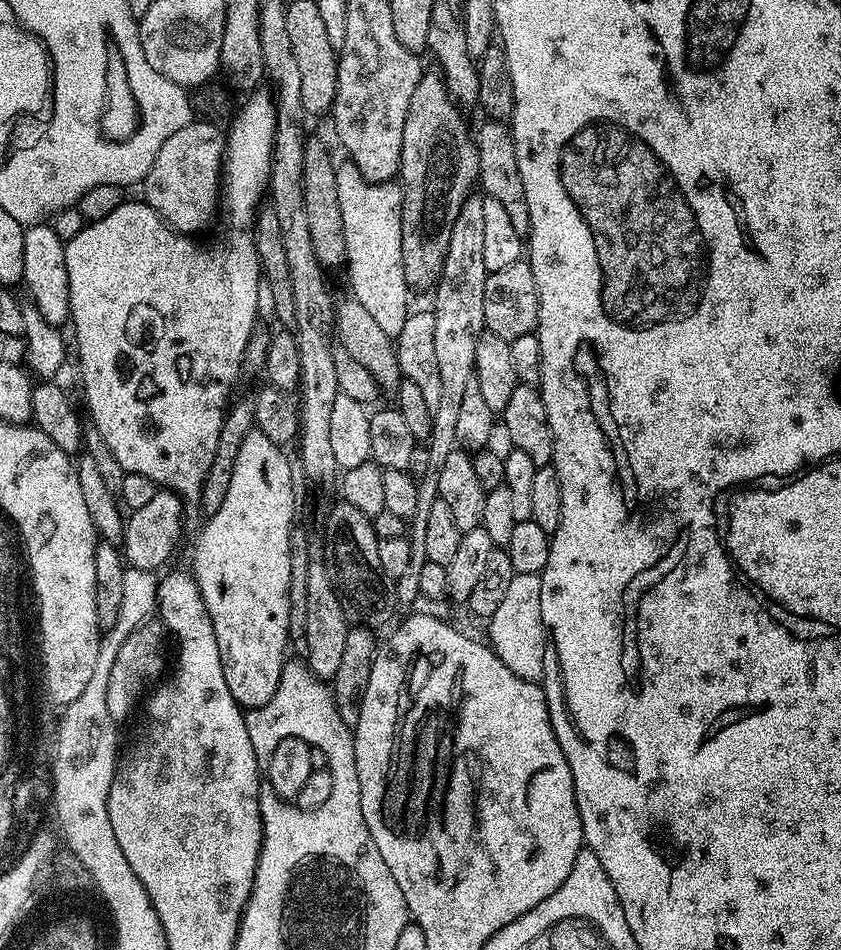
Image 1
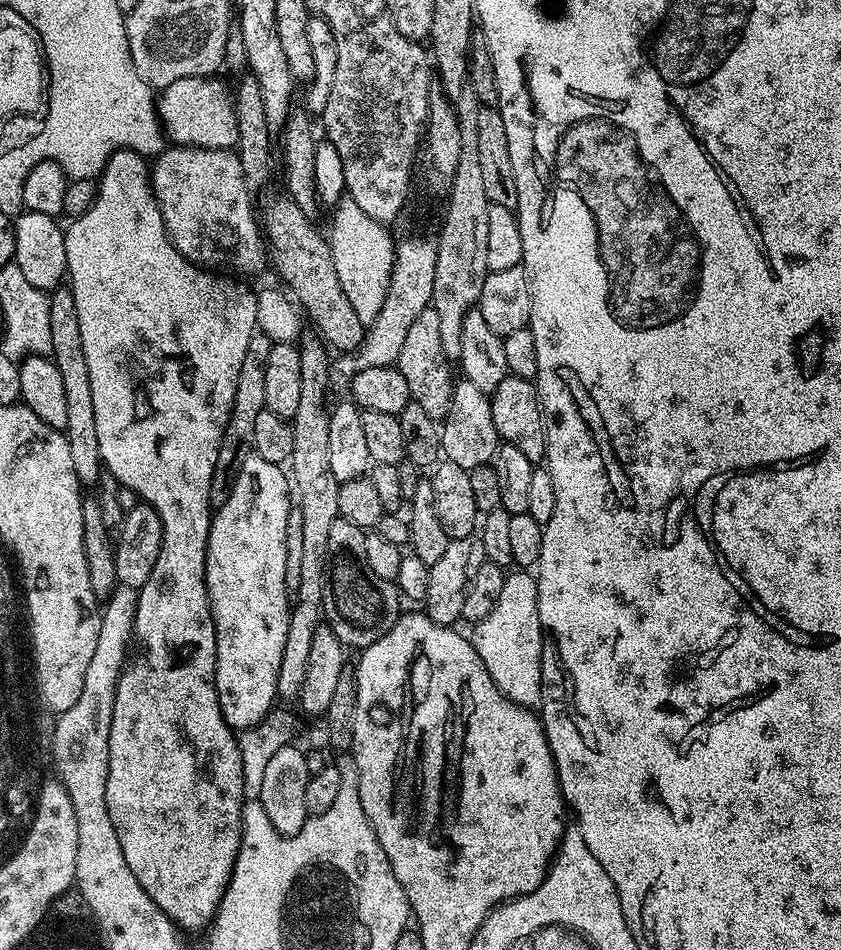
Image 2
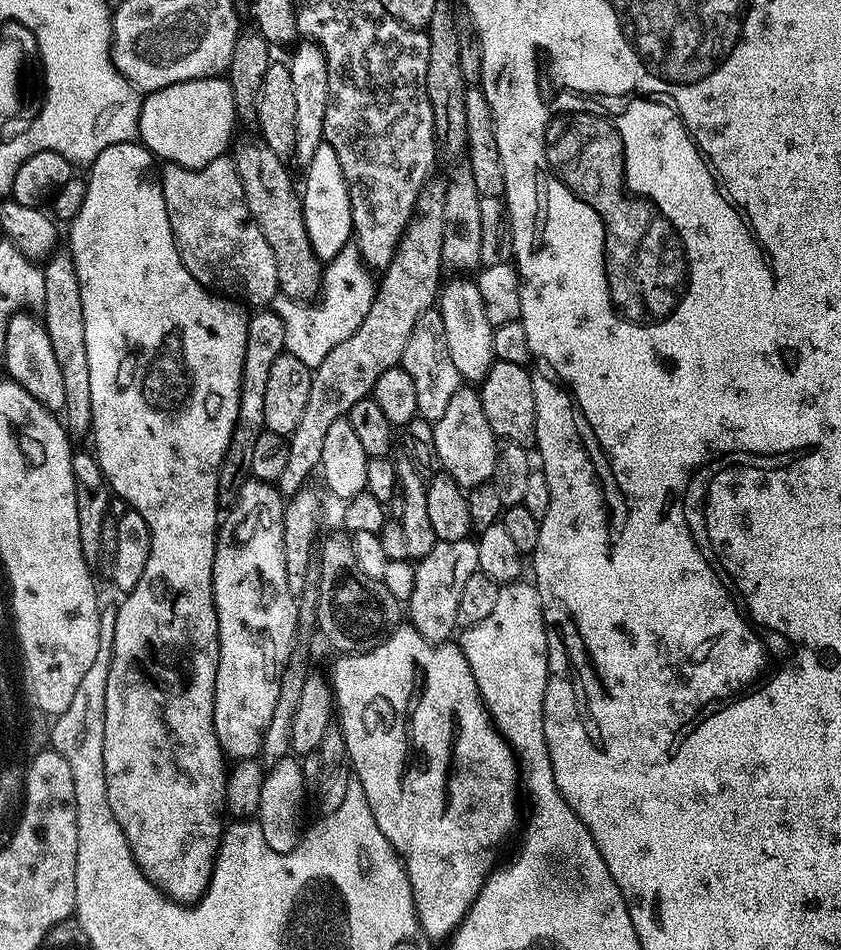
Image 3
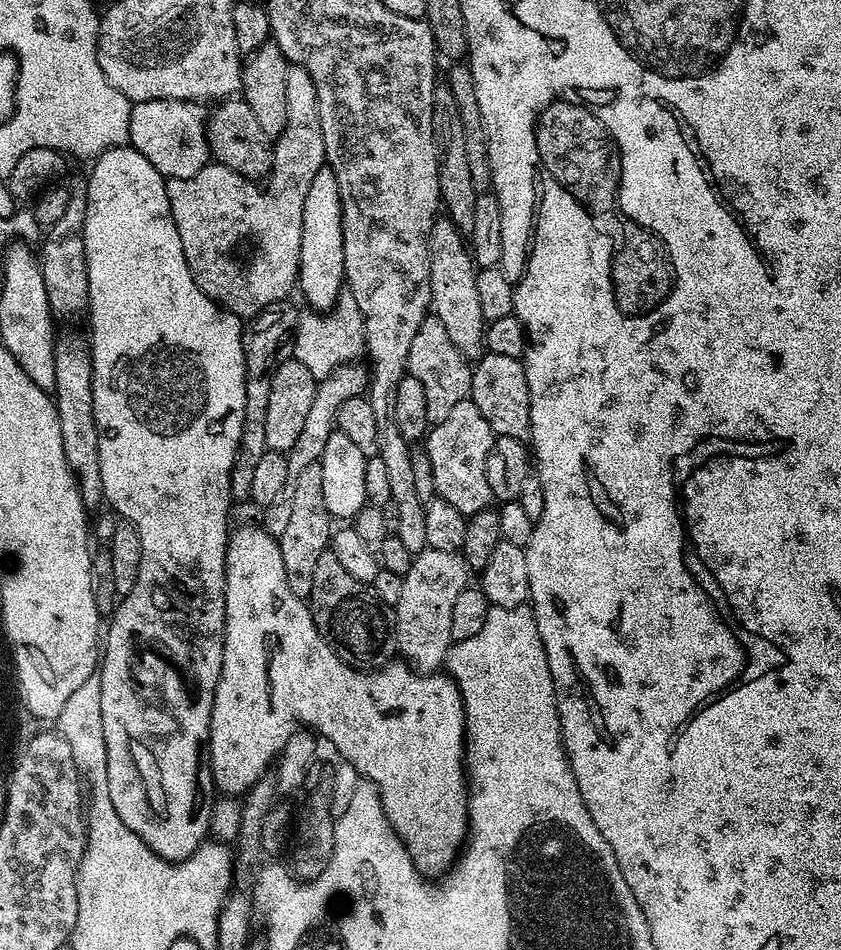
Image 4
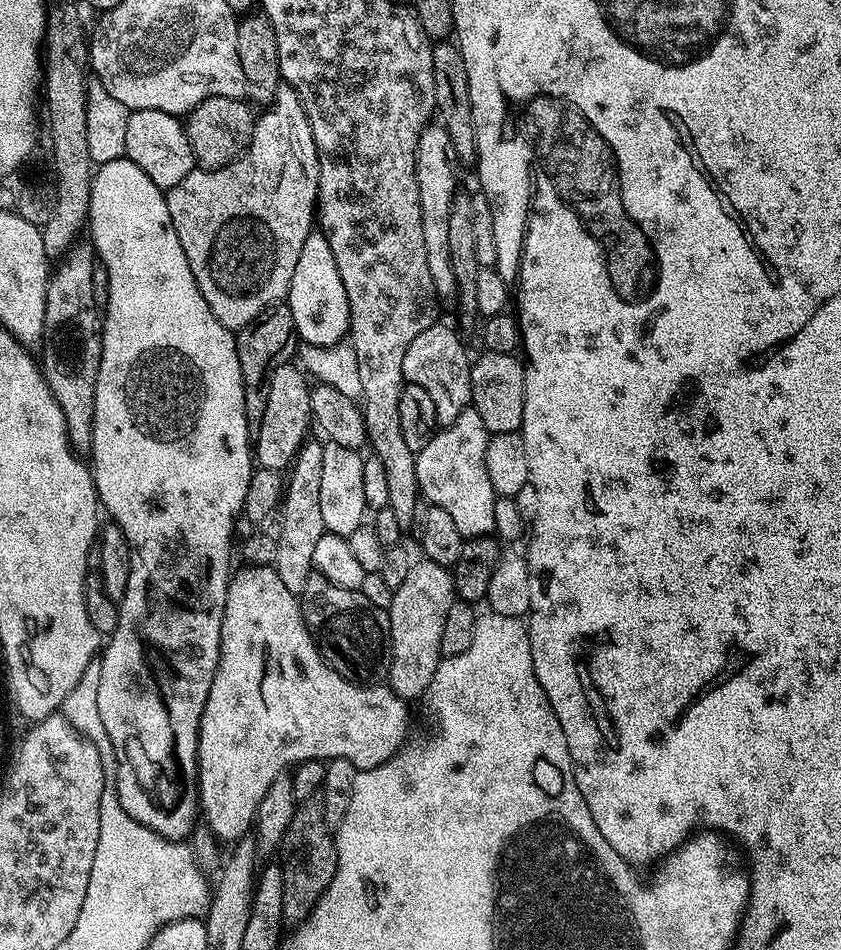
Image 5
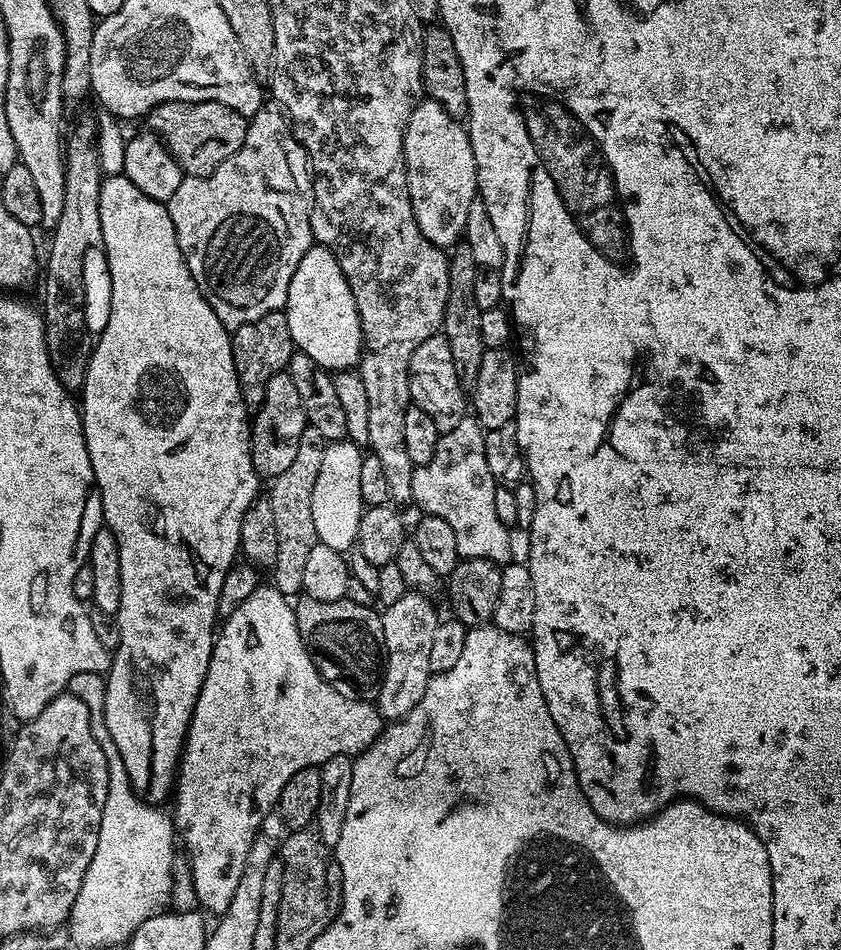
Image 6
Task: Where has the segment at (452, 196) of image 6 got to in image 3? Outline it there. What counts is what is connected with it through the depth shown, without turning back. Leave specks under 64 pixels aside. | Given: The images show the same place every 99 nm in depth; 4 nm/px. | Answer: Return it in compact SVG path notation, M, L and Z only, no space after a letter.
M475 279L452 280L449 284L447 281L440 289L438 310L446 326L446 350L450 350L450 358L458 369L461 381L484 380L496 355L492 323L490 318L486 318L486 306L482 306L482 294L478 294Z

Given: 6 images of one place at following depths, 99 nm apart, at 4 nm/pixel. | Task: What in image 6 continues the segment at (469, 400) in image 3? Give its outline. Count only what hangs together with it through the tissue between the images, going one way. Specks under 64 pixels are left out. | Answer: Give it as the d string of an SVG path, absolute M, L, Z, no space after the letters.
M466 414L462 418L462 422L458 422L458 426L454 426L454 430L440 433L440 441L434 446L434 458L430 458L430 462L418 464L413 467L412 498L415 507L418 506L421 508L419 510L421 513L442 518L443 521L450 525L451 529L454 530L454 539L458 542L458 550L460 551L463 559L469 560L470 558L486 558L490 562L503 566L513 559L512 540L508 537L508 532L510 532L509 525L503 524L499 520L497 512L494 511L494 494L496 493L498 485L496 483L496 479L490 474L490 466L486 466L486 442L484 441L485 431L486 430L482 427L482 425L476 420L475 415Z

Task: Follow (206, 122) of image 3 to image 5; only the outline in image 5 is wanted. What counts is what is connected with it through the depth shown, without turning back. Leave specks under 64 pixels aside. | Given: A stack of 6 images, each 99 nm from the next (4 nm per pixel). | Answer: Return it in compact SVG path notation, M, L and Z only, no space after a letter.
M162 110L129 111L124 156L134 162L134 166L139 166L150 177L150 182L154 182L154 186L165 190L178 186L178 182L182 182L182 178L197 167L181 117Z

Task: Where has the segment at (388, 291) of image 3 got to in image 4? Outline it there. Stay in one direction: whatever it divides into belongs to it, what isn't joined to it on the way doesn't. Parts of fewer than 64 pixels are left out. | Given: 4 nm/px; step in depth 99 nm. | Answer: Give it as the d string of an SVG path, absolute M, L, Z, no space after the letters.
M353 362L338 366L326 379L317 383L314 402L310 405L309 412L306 413L306 423L302 426L292 449L286 453L287 476L285 485L281 487L277 496L273 497L273 501L266 504L262 510L264 514L260 520L261 527L265 528L272 536L279 538L283 530L286 530L288 519L291 517L292 499L295 497L295 485L298 483L298 477L310 464L317 463L321 454L326 450L326 438L330 438L330 434L337 431L336 415L342 402L361 395L367 389L370 383L370 372L363 363L361 364Z

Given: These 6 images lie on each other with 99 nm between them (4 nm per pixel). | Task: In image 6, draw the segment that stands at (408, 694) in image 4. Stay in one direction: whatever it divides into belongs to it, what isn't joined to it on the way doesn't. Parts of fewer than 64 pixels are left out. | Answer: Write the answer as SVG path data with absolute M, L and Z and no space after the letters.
M275 586L267 587L256 588L232 614L223 617L176 774L176 805L170 808L170 815L183 851L188 851L192 886L205 913L219 914L230 906L238 878L242 878L242 866L246 866L246 854L254 846L262 818L273 815L282 786L298 770L315 768L335 756L359 756L382 731L382 717L375 703L344 695L318 674L298 634L295 607Z

